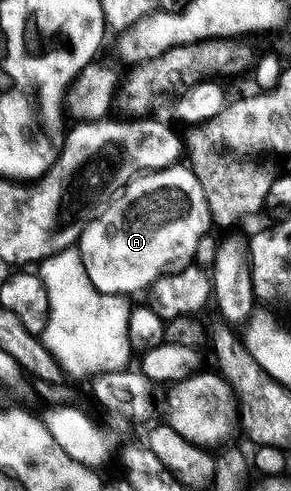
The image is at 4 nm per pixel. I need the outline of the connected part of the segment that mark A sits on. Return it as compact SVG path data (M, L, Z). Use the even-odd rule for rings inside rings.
M182 163L172 164L170 168L162 168L156 172L145 172L141 176L135 177L123 187L122 192L111 201L110 204L104 207L102 214L93 222L89 222L89 226L81 234L79 243L77 245L83 265L85 266L85 274L89 274L89 282L93 282L93 286L97 286L97 290L101 290L105 294L117 294L118 296L124 294L132 294L131 292L139 292L150 289L151 285L155 283L155 279L174 269L176 266L182 265L195 251L199 248L199 243L203 240L203 235L207 231L212 231L213 225L211 222L211 211L209 210L209 202L205 198L205 190L201 186L199 177L195 174L194 167L186 166L183 168Z

